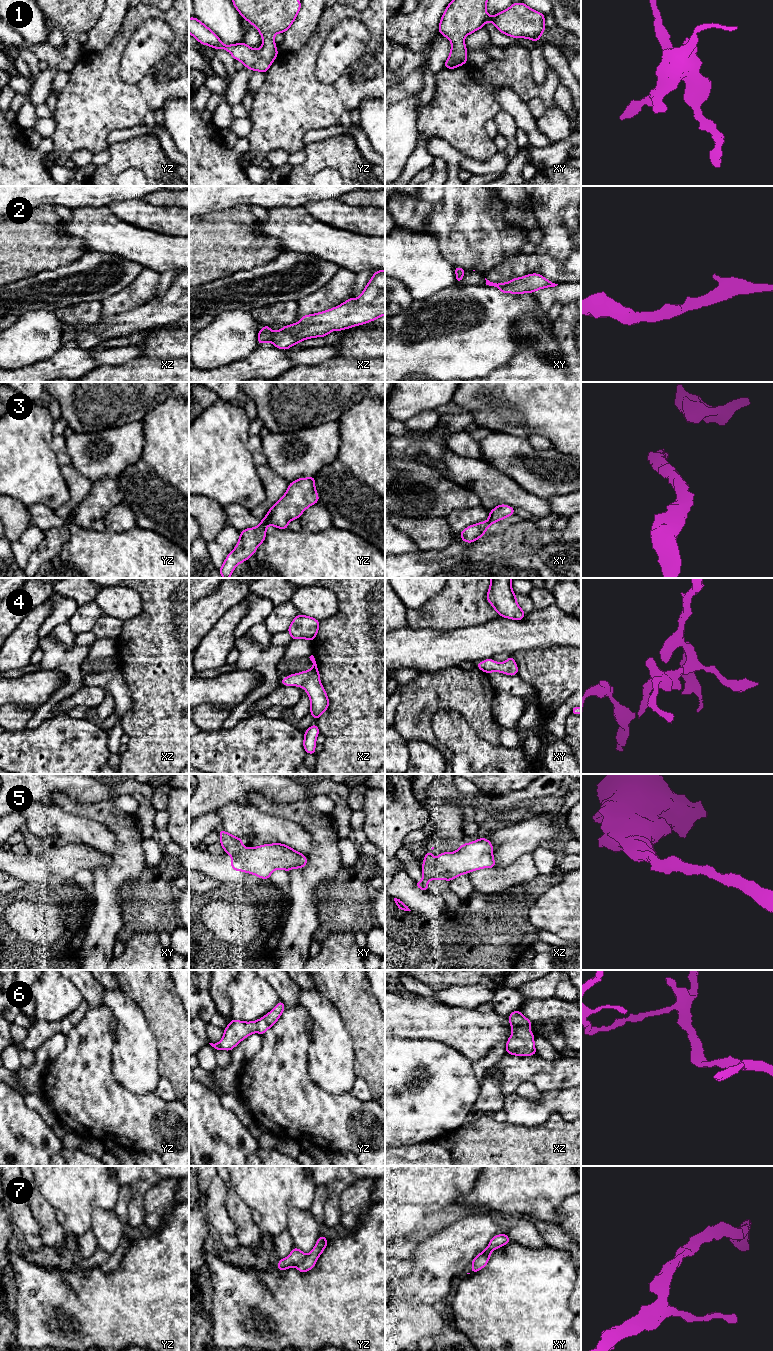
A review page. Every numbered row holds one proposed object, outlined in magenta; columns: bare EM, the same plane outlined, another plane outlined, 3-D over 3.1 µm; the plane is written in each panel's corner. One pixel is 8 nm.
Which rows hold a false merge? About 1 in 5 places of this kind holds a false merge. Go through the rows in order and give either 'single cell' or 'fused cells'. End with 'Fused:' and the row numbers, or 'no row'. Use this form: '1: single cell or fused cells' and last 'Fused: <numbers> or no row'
1: single cell
2: single cell
3: single cell
4: single cell
5: fused cells
6: single cell
7: single cell
Fused: 5

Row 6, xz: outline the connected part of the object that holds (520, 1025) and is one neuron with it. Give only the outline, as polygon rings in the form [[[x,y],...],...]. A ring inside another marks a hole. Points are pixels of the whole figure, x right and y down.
[[[517,1010],[509,1014],[509,1024],[512,1027],[512,1035],[506,1043],[506,1053],[516,1056],[535,1055],[535,1036],[530,1031],[532,1022]]]

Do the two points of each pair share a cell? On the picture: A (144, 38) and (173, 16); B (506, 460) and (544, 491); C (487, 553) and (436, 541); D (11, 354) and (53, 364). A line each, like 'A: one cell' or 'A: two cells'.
A: two cells
B: one cell
C: two cells
D: two cells

